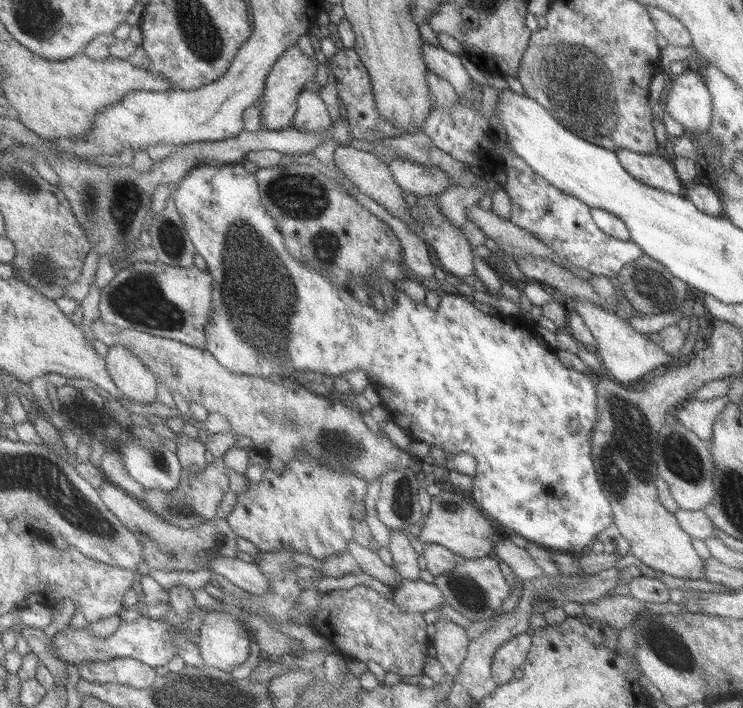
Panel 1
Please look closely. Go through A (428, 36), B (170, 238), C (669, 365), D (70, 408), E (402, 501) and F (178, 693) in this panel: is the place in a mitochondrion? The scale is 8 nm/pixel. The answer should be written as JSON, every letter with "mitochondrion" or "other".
{"A":"other","B":"mitochondrion","C":"other","D":"other","E":"mitochondrion","F":"mitochondrion"}

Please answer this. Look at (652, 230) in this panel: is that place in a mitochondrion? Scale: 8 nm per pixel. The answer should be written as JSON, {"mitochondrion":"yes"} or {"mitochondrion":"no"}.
{"mitochondrion":"no"}

